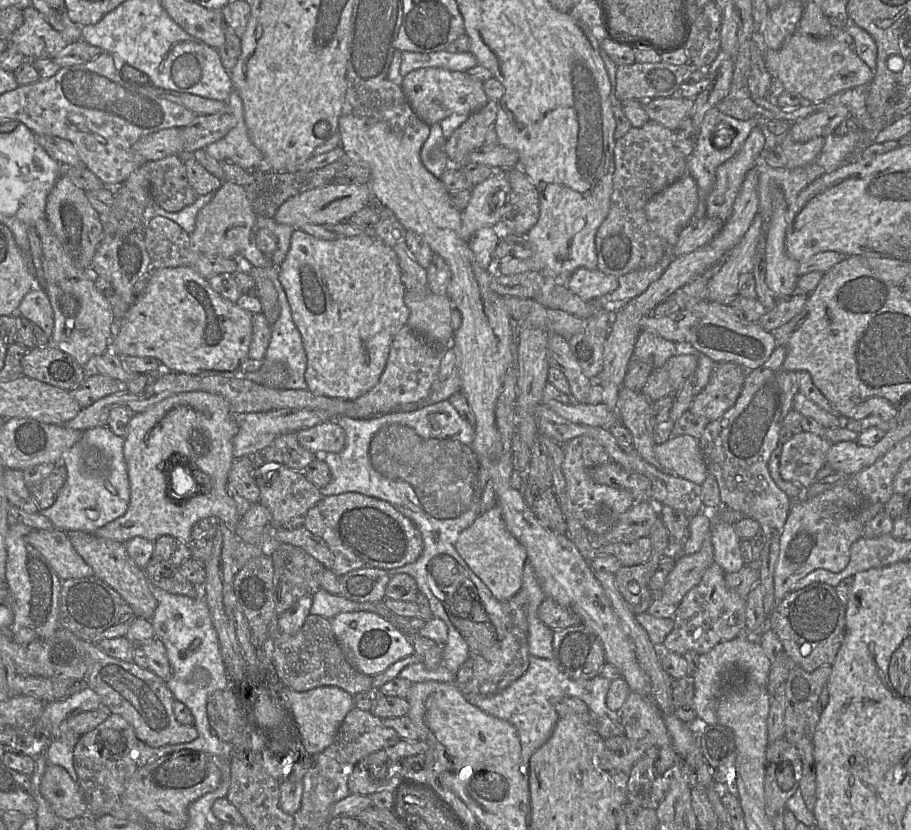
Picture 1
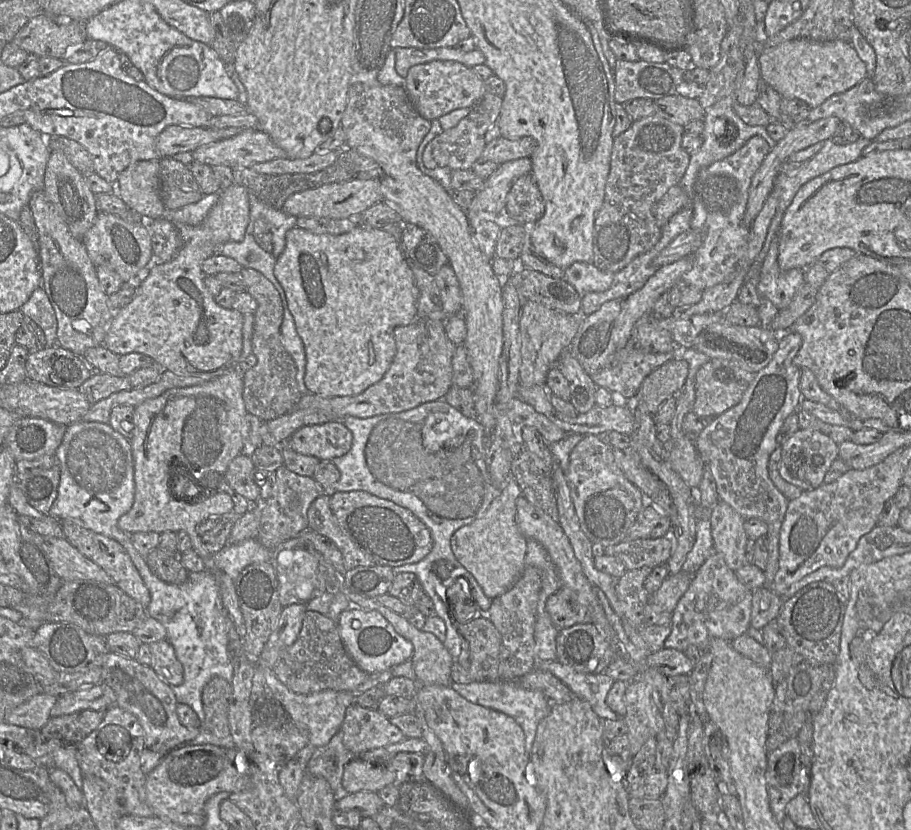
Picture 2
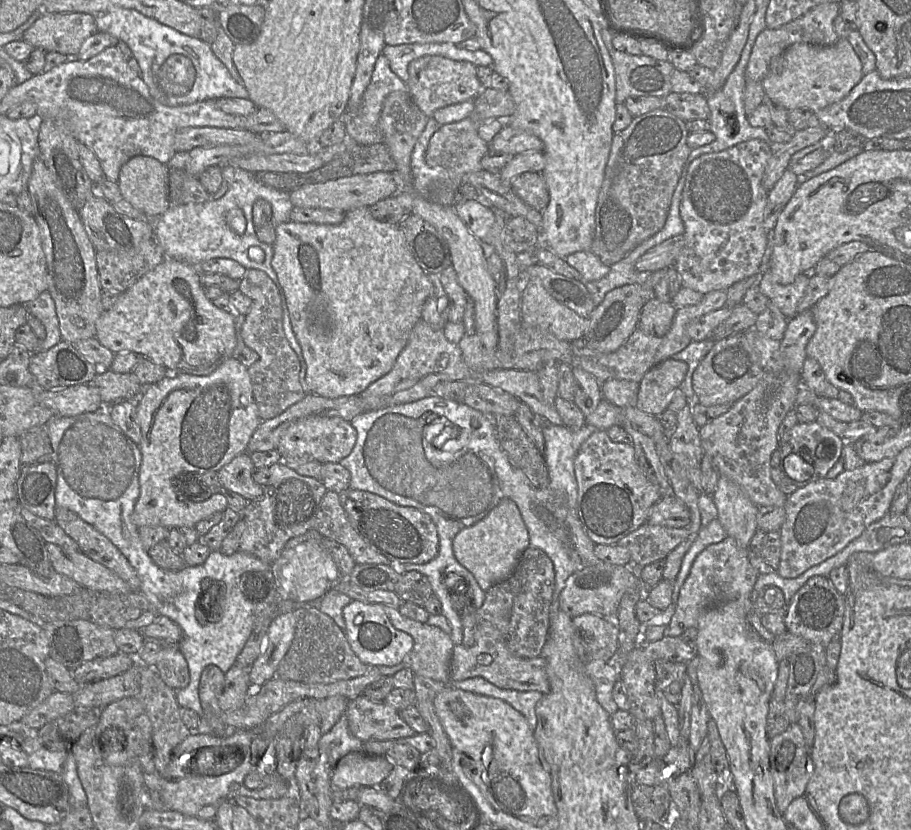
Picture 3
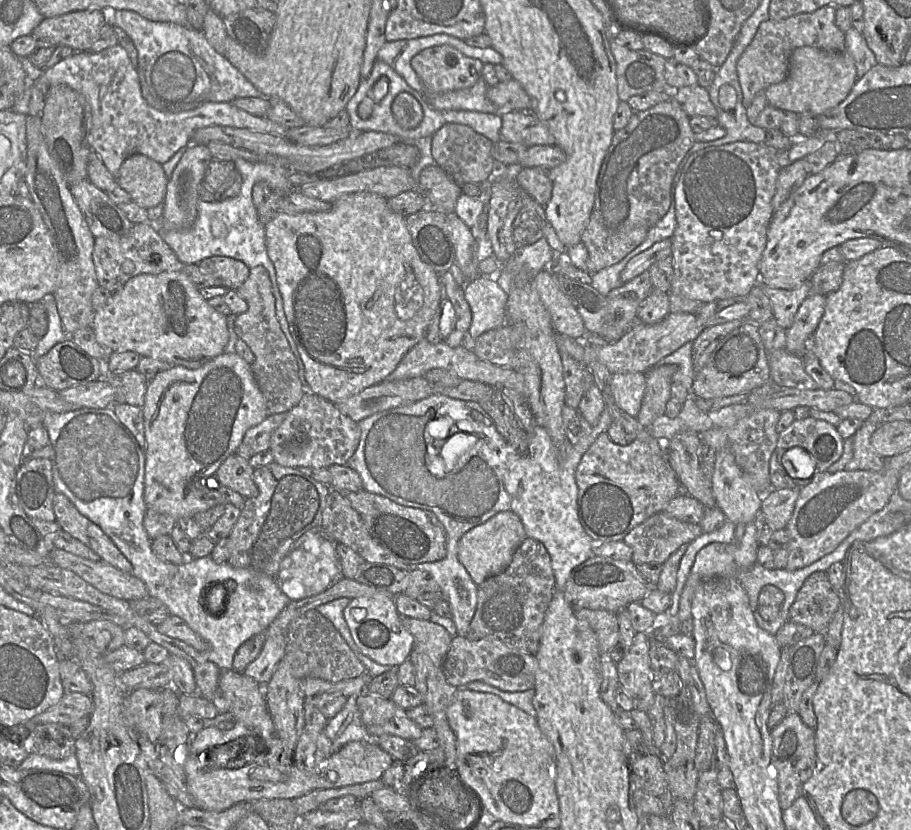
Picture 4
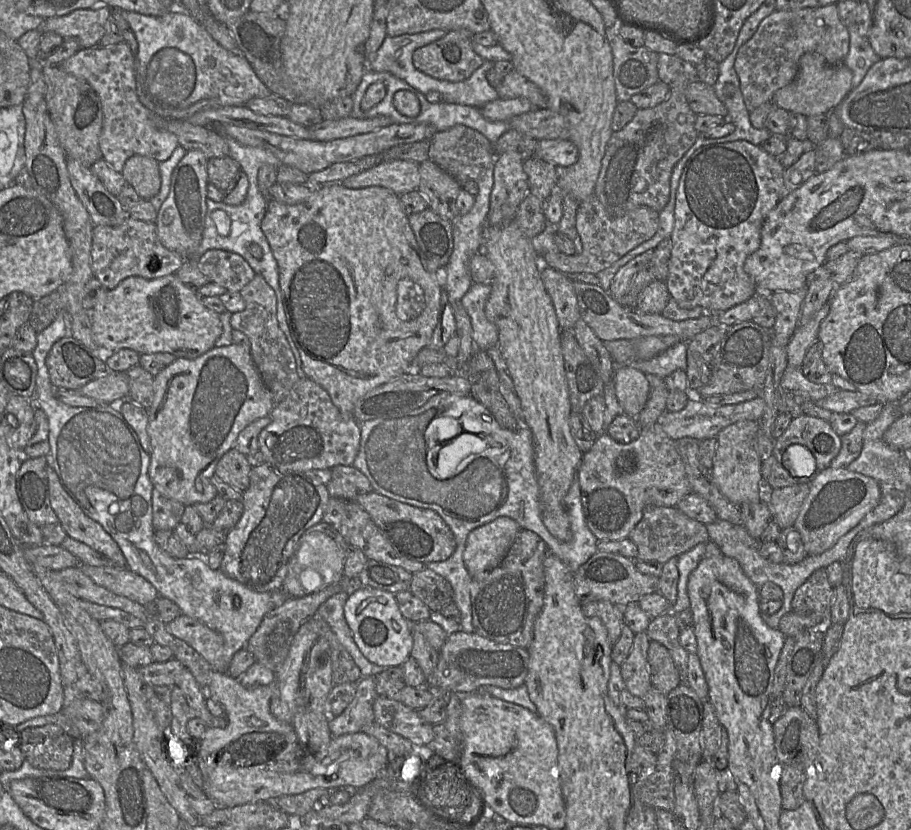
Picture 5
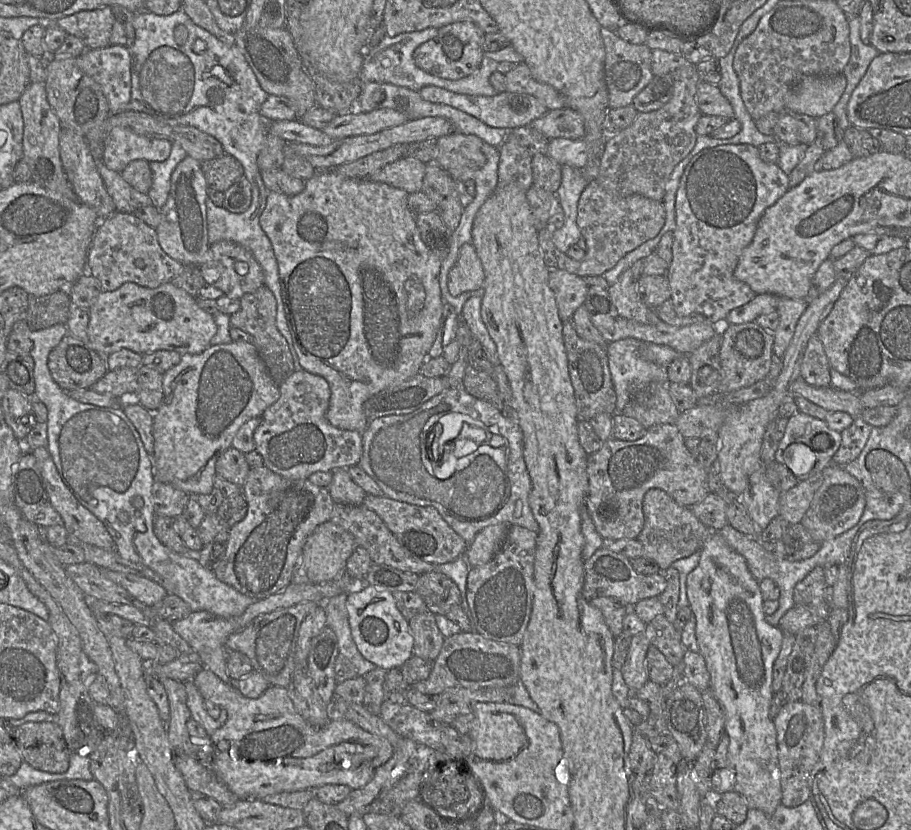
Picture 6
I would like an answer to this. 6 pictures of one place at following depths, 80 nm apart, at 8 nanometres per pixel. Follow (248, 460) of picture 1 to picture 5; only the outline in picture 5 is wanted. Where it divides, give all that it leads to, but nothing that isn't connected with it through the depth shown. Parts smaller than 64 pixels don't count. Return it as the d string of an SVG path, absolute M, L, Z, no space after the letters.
M233 447L219 460L215 474L220 481L243 493L250 484L251 468L246 456Z

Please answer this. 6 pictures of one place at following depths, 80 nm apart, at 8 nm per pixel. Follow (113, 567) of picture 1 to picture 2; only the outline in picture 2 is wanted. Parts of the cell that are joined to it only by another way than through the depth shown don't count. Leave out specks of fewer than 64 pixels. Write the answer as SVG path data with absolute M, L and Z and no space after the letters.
M71 519L60 520L65 538L79 550L84 556L100 566L112 579L113 584L118 586L130 597L138 601L145 608L148 608L151 595L145 586L142 577L133 564L125 548L117 541L102 534L84 528Z

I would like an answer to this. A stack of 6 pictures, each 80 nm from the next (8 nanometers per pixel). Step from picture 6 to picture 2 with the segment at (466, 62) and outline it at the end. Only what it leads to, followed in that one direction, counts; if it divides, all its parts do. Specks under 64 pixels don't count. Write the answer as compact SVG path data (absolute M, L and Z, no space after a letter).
M435 60L412 66L406 76L405 90L415 110L432 121L460 108L472 108L487 92L484 81L473 71L455 61Z

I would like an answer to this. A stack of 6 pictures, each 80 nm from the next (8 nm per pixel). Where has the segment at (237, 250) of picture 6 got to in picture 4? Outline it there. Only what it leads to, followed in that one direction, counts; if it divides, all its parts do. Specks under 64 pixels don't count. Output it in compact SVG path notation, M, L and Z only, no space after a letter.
M212 256L198 263L201 271L222 281L227 289L238 289L249 277L250 268L240 260L227 256Z

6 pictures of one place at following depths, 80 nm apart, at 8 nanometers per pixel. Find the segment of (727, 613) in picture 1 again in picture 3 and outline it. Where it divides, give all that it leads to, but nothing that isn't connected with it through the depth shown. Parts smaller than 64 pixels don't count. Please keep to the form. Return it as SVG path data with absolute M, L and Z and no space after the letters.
M733 537L709 545L692 564L680 589L675 612L665 630L665 636L680 637L688 628L697 628L698 620L705 610L728 601L737 601L748 614L754 612L751 594L758 574L750 563L749 550L741 548Z

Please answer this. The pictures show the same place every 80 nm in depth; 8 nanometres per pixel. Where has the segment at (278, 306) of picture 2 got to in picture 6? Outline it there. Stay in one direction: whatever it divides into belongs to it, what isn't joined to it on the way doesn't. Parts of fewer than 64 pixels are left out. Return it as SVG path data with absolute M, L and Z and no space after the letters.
M263 285L255 291L243 295L240 298L240 309L229 318L232 327L239 328L253 337L253 345L269 375L280 386L295 369L287 341L276 325L276 300L273 293Z

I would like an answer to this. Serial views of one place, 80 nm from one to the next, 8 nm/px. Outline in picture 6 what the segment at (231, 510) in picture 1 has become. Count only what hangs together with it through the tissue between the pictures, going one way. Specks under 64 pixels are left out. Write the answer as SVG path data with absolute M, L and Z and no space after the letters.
M249 342L210 345L199 354L182 355L180 362L163 374L162 386L162 403L152 412L154 482L171 484L189 495L209 494L214 489L217 458L232 447L239 428L248 420L261 417L280 395L279 385L269 375L255 346Z

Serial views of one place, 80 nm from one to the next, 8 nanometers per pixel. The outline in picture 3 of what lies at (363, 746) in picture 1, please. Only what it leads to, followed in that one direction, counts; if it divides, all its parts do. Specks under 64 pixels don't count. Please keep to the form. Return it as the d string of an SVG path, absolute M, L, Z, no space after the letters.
M364 695L348 699L346 716L351 733L363 742L400 739L416 734L397 709Z

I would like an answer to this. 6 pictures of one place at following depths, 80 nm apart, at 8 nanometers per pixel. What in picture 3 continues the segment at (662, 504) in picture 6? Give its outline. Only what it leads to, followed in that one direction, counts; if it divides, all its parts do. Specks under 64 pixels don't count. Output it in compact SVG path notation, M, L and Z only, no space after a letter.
M644 523L616 544L630 551L631 564L629 566L640 569L665 560L687 535L687 527L672 528Z

